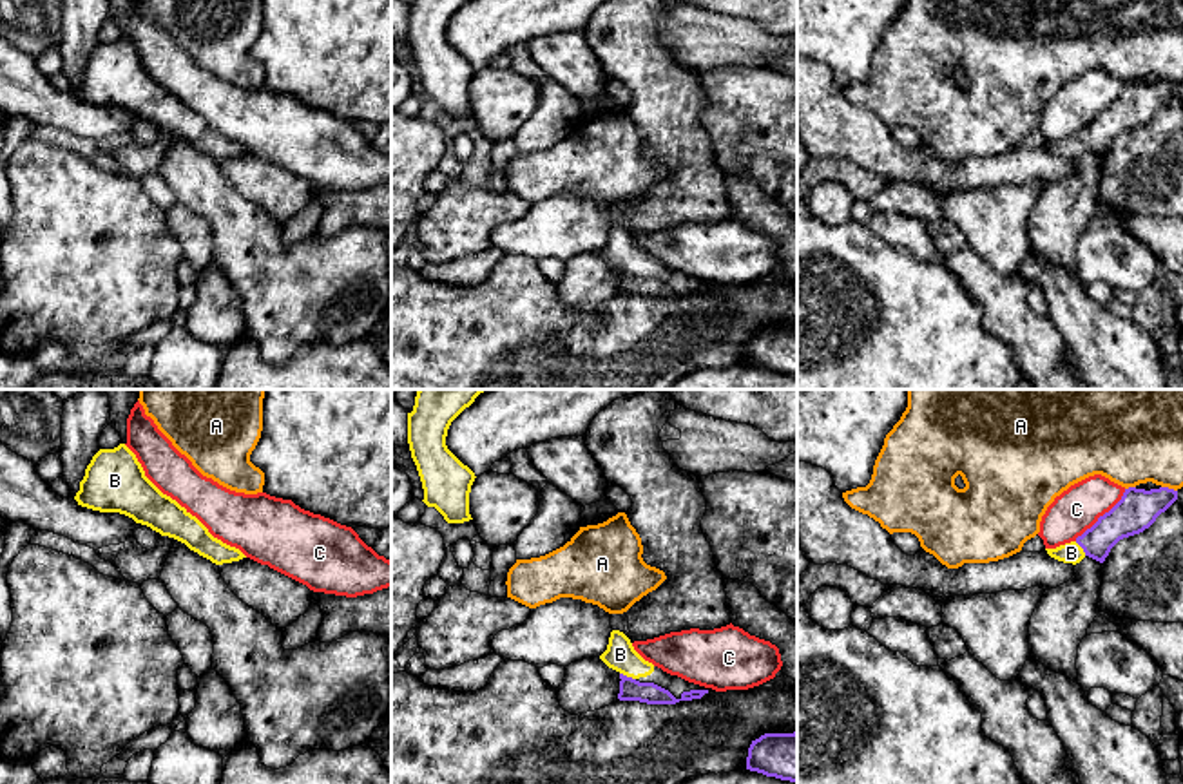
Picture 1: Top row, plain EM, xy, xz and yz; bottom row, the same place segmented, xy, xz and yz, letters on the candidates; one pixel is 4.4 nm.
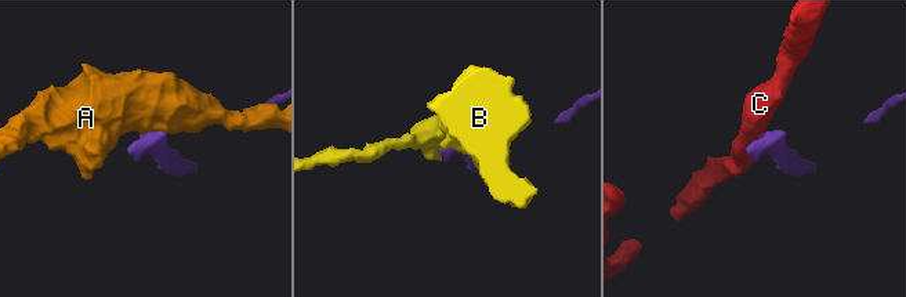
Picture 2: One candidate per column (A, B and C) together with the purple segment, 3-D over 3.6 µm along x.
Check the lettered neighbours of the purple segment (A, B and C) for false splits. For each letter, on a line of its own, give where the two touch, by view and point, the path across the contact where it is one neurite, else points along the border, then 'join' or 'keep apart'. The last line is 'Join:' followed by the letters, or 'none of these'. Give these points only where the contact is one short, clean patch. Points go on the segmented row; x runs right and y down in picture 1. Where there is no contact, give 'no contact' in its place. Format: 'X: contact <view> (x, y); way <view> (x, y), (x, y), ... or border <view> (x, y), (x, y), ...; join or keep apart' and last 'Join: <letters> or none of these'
A: contact yz (1167, 487); border yz (1162, 486), (1176, 491); keep apart
B: contact xz (625, 676); way xz (629, 688), (625, 676), (625, 661), (620, 654); join
C: contact yz (1104, 515); keep apart
Join: B

